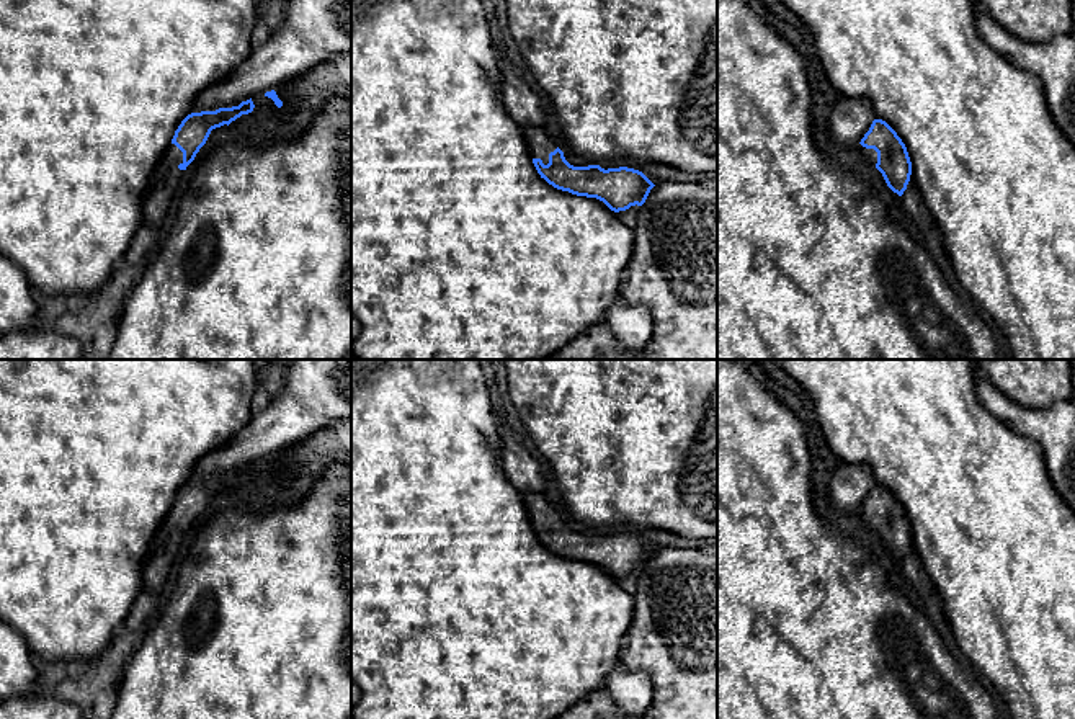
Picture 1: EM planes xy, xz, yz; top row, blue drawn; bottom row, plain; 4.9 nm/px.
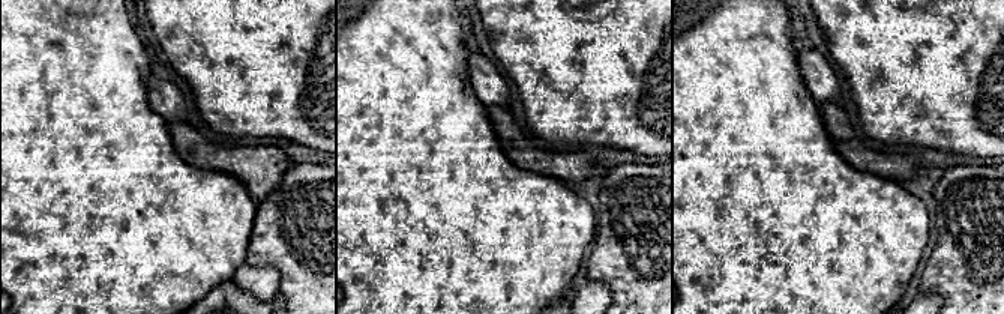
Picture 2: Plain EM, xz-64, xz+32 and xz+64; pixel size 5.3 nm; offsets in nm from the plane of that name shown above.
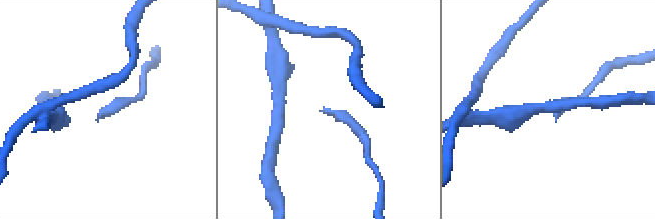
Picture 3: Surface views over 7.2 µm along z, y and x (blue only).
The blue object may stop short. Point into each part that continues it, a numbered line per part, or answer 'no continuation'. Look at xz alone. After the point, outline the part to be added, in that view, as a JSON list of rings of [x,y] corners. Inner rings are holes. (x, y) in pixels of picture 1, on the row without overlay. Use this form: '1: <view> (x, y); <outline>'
1: xz (539, 510); [[[521,492],[531,525],[541,525],[544,531],[549,529],[549,520],[557,515],[552,505],[541,492]]]

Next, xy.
1: xy (159, 566); [[[170,510],[149,544],[142,565],[142,592],[162,593],[163,585],[173,578],[183,541],[180,529],[183,529],[183,518]]]

